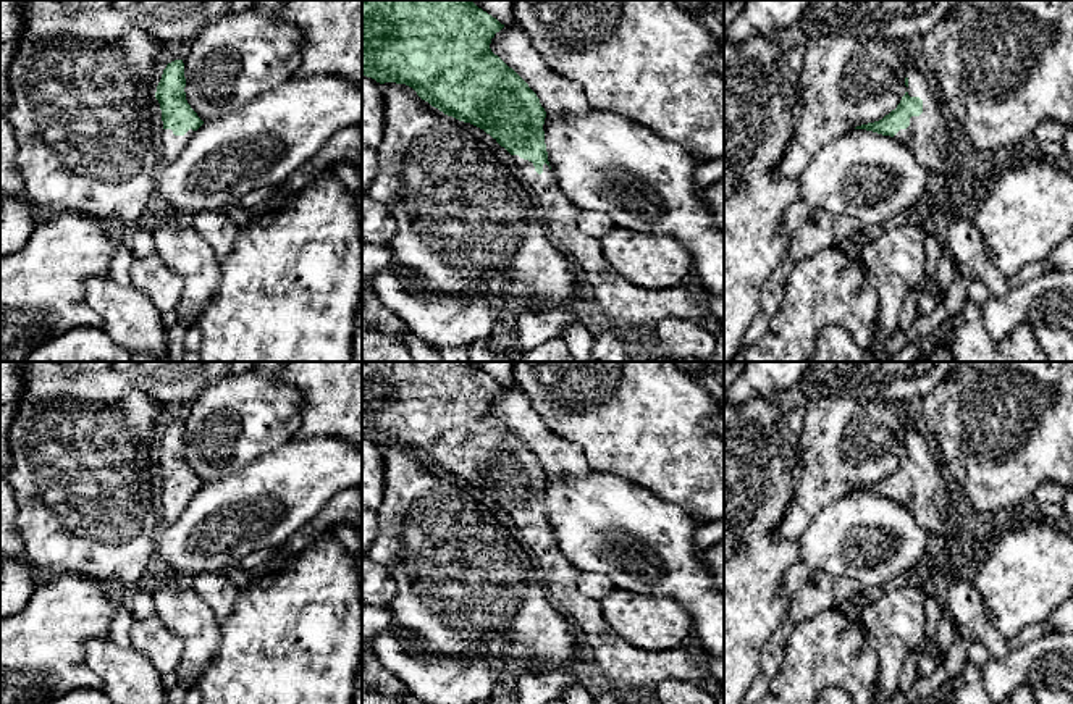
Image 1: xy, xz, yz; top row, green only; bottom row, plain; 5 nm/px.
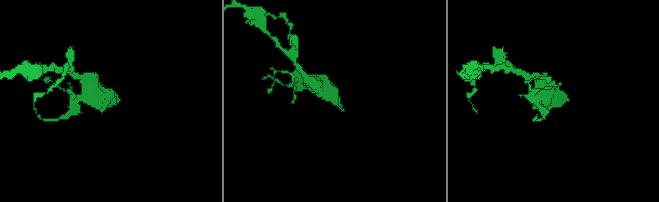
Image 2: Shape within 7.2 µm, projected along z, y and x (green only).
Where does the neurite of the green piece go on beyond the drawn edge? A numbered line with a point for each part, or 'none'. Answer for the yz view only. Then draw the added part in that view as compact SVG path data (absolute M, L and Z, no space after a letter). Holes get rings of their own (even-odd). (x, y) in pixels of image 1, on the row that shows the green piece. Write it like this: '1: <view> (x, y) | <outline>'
1: yz (933, 138) | M913 63L907 71L910 97L923 100L923 113L910 118L910 126L894 139L903 144L919 165L929 171L949 174L961 166L963 145L952 116L942 107L936 87L924 69Z

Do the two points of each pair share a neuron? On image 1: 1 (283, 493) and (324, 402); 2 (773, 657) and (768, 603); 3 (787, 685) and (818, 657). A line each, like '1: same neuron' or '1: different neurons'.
1: different neurons
2: different neurons
3: same neuron

